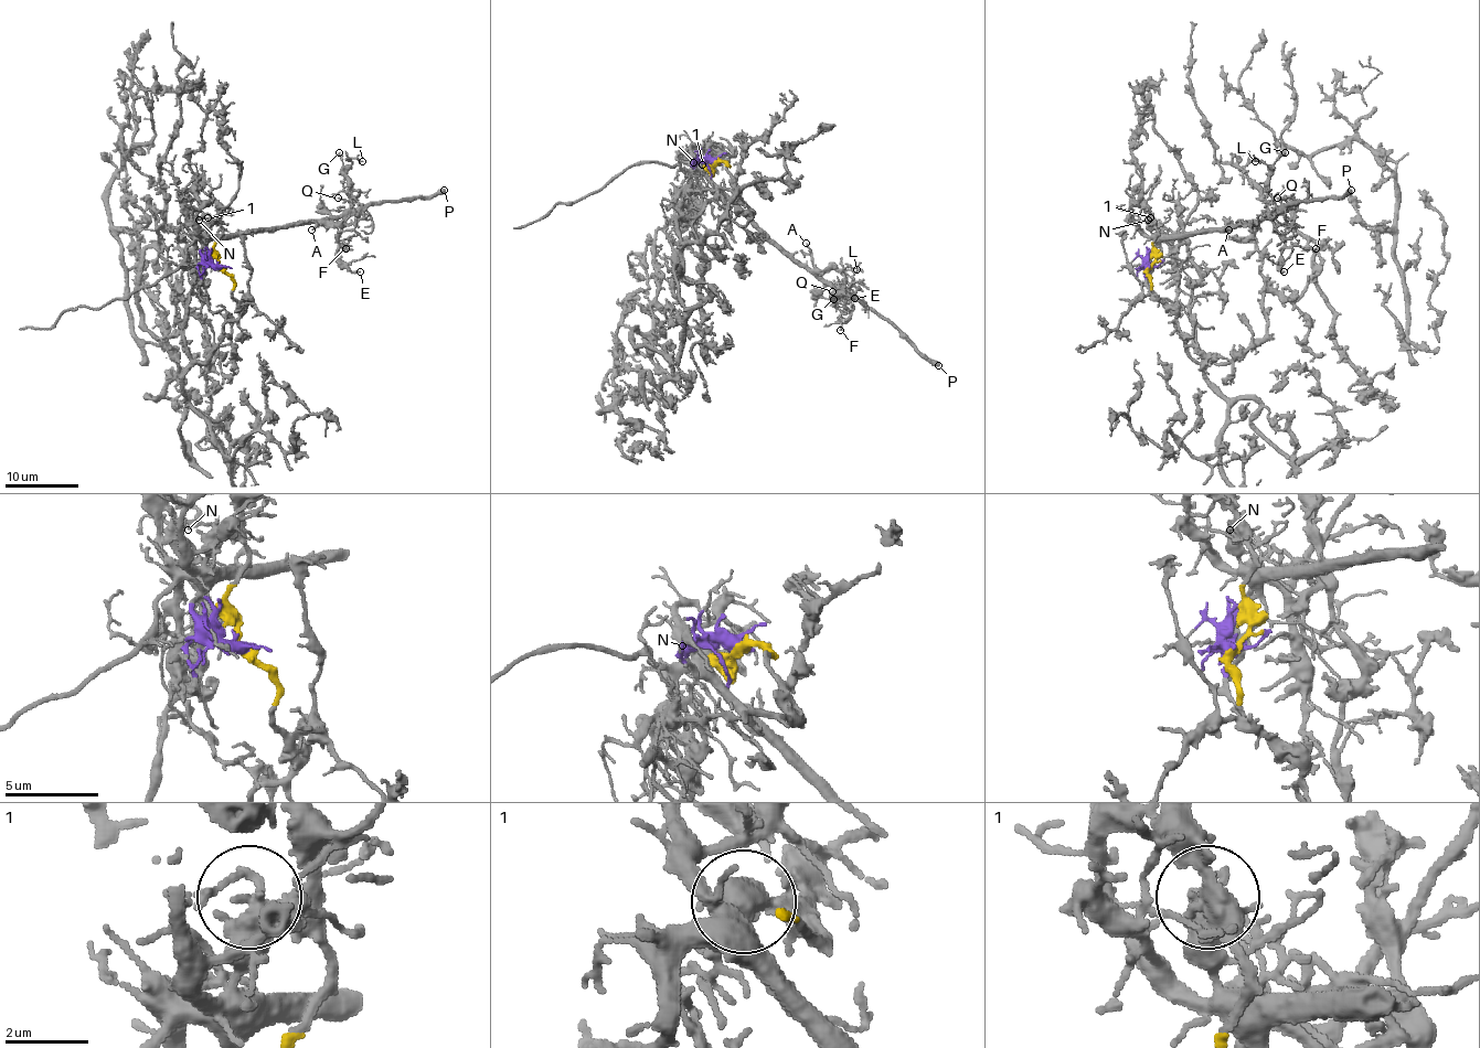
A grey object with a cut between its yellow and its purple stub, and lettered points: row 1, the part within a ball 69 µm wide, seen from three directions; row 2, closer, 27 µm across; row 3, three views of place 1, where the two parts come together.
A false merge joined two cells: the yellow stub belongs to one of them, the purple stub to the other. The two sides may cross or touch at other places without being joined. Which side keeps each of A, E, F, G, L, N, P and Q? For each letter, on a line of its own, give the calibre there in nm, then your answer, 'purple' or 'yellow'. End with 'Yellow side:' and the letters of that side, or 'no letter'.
A: 140 nm thick; purple
E: 190 nm thick; purple
F: 160 nm thick; purple
G: 140 nm thick; purple
L: 180 nm thick; purple
N: 190 nm thick; purple
P: 550 nm thick; purple
Q: 100 nm thick; purple
Yellow side: no letter

